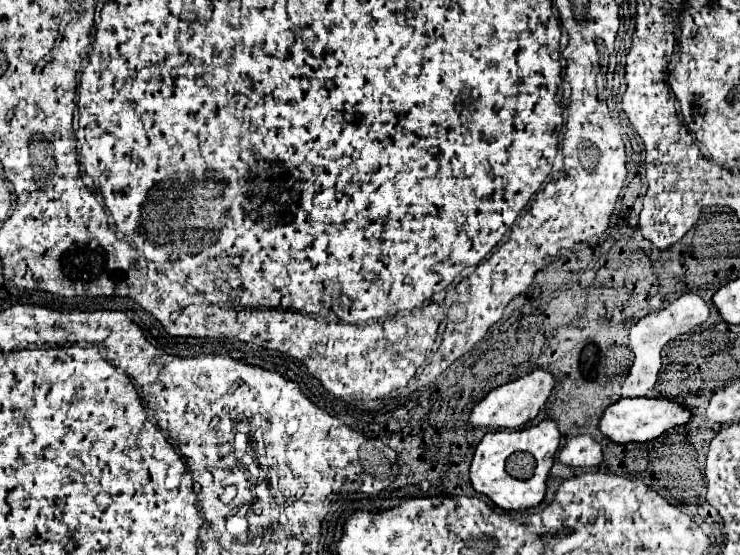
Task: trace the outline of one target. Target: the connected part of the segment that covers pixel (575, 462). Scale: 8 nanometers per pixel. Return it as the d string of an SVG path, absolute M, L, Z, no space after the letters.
M590 434L572 436L558 454L562 464L574 468L590 468L602 462L602 446Z

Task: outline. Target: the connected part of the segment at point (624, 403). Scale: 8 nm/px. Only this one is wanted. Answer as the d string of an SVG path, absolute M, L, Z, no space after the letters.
M620 398L616 404L608 406L600 418L600 430L616 444L628 444L628 442L650 442L658 436L670 432L676 426L688 424L692 418L692 412L666 398Z

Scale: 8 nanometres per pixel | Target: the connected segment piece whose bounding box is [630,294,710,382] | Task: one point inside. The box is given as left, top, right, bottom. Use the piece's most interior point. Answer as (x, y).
(647, 338)

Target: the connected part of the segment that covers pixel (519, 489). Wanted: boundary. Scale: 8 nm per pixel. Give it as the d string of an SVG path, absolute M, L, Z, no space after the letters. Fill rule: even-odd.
M542 420L540 424L530 426L530 428L522 428L522 430L488 432L482 438L482 442L478 444L476 452L474 452L474 460L472 460L472 466L470 466L472 488L478 494L488 496L502 510L526 510L526 508L534 508L546 496L546 482L548 482L550 468L554 464L554 454L556 454L558 446L560 446L560 432L558 432L554 420ZM518 450L530 452L536 458L536 462L538 462L536 472L534 472L534 476L530 480L516 480L504 468L506 458L510 454L518 452Z

